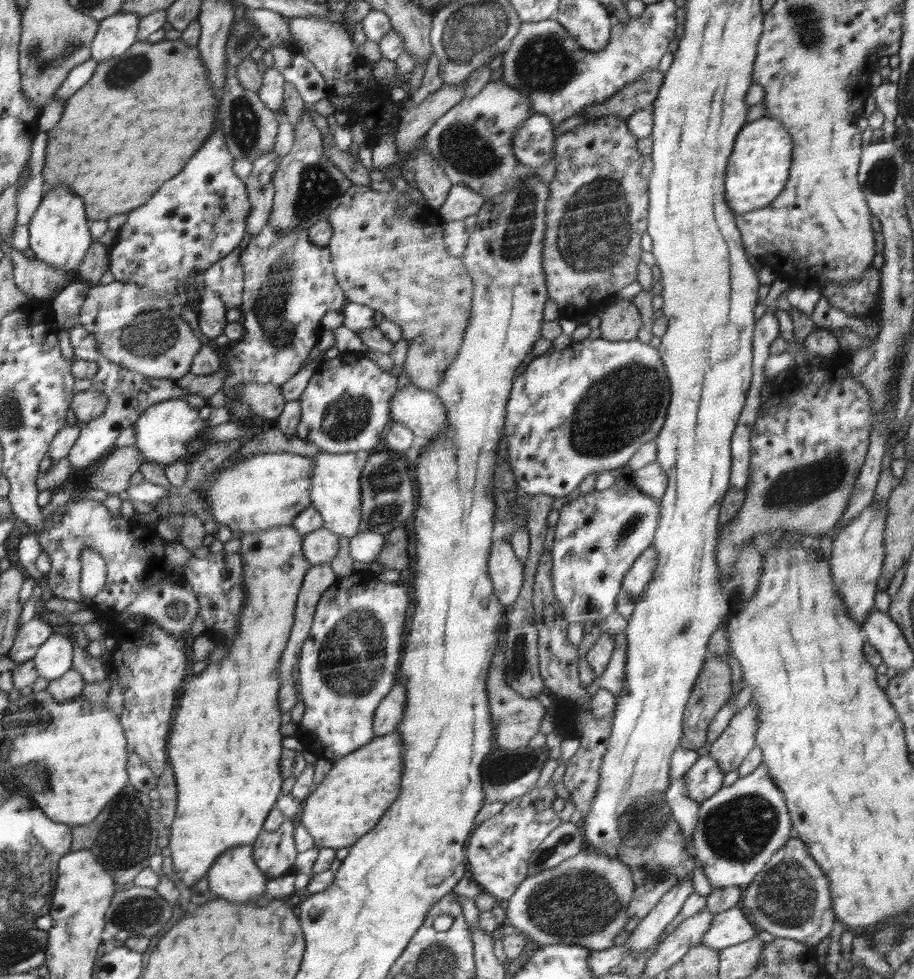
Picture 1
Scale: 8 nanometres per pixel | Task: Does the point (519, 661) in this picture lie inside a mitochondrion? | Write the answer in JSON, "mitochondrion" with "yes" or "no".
{"mitochondrion":"yes"}

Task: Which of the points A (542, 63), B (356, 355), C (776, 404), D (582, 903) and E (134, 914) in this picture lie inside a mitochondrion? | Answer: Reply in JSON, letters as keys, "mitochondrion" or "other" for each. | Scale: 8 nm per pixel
{"A":"mitochondrion","B":"other","C":"other","D":"mitochondrion","E":"mitochondrion"}

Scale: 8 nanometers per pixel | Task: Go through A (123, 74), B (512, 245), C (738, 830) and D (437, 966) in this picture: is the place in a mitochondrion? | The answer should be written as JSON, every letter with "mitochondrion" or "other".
{"A":"mitochondrion","B":"mitochondrion","C":"mitochondrion","D":"mitochondrion"}

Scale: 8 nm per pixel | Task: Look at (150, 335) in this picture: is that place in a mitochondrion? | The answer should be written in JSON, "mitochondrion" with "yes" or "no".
{"mitochondrion":"yes"}

